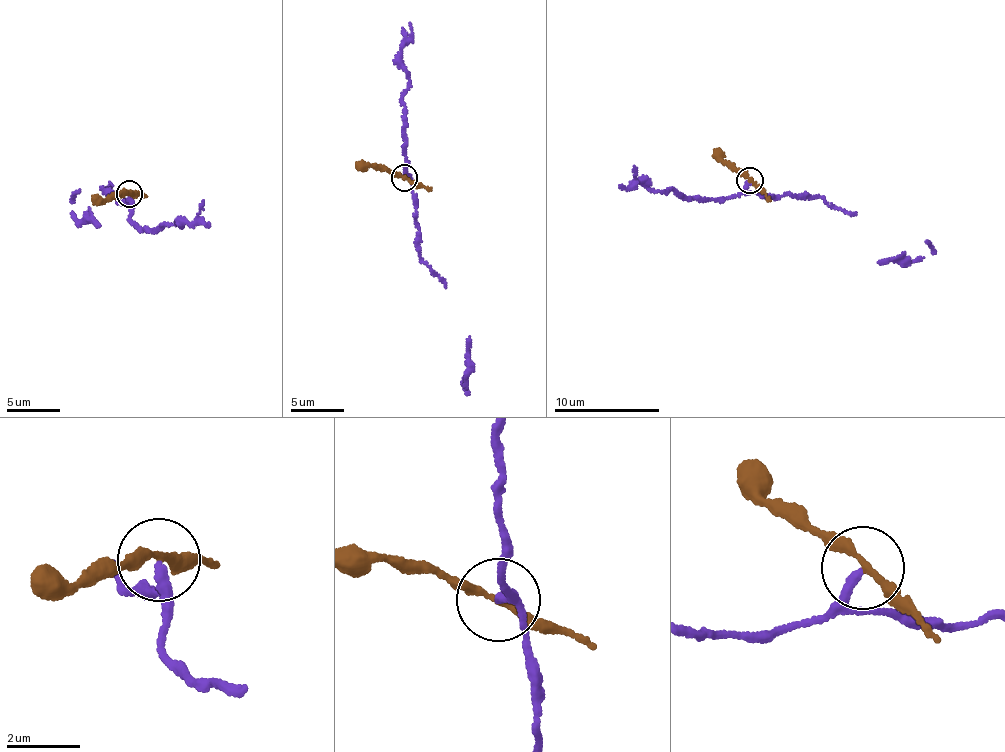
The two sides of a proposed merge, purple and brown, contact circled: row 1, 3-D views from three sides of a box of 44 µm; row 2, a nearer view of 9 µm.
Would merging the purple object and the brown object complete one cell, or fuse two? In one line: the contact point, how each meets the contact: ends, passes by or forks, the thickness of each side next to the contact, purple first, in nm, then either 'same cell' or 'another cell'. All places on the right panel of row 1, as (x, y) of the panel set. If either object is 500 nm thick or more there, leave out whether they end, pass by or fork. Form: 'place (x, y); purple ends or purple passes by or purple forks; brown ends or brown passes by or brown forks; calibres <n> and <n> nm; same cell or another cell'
place (750, 180); purple ends; brown passes by; calibres 260 and 200 nm; another cell

